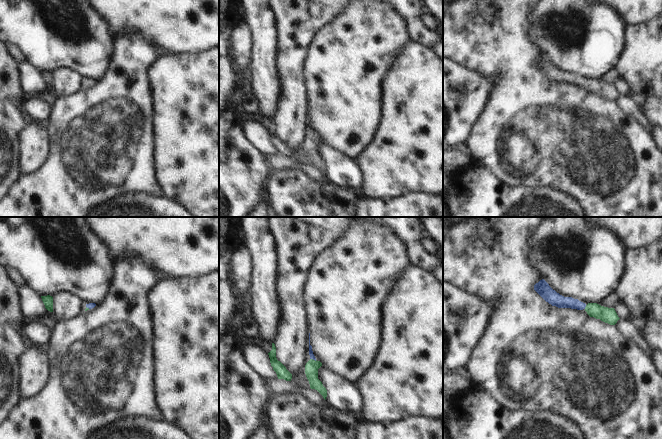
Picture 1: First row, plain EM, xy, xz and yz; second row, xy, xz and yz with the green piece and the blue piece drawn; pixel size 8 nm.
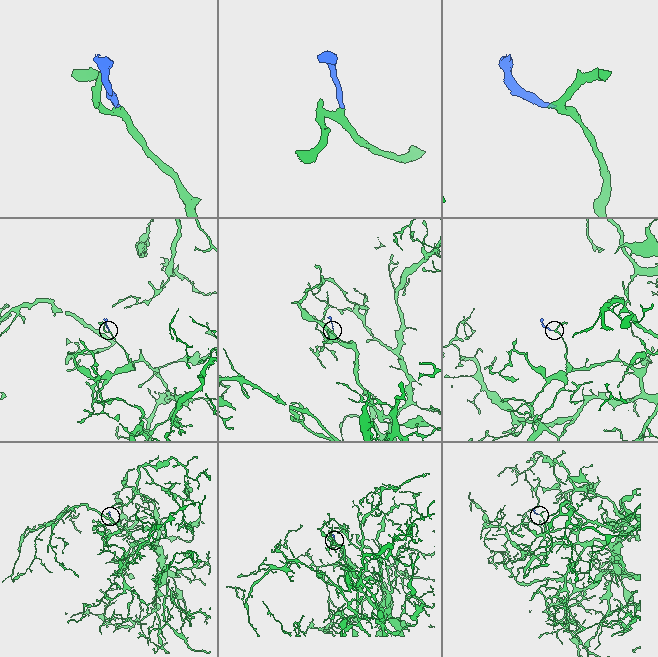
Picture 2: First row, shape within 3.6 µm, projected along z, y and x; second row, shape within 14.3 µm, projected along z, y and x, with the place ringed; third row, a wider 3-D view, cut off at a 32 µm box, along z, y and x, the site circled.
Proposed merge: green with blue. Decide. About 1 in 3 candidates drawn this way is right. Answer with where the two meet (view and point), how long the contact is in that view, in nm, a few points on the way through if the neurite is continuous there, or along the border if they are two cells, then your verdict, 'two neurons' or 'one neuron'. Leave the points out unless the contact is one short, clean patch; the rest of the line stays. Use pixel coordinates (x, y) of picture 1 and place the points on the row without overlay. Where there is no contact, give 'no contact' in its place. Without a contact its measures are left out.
xz (312, 135) | 60 nm | across xz (311, 144), (312, 135), (311, 130) | one neuron

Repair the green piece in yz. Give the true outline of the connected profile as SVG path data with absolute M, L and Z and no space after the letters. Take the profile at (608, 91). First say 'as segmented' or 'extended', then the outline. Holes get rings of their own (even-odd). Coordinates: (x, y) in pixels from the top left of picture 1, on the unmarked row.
extended; M544 55L534 61L534 66L552 82L577 86L584 85L590 93L600 95L610 101L615 101L620 95L614 84L604 83L597 79L588 79L586 81L578 75L564 73L553 66Z

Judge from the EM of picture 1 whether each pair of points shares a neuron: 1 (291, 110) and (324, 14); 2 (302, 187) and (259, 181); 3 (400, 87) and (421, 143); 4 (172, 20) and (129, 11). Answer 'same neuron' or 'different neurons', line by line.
1: same neuron
2: different neurons
3: same neuron
4: same neuron

